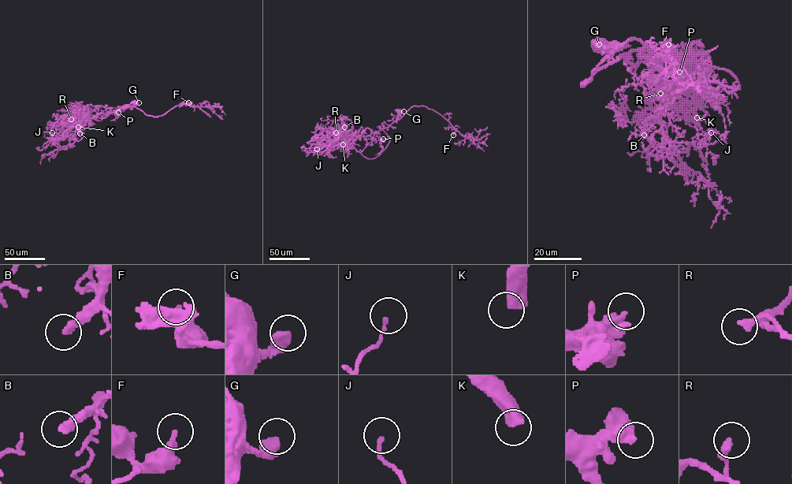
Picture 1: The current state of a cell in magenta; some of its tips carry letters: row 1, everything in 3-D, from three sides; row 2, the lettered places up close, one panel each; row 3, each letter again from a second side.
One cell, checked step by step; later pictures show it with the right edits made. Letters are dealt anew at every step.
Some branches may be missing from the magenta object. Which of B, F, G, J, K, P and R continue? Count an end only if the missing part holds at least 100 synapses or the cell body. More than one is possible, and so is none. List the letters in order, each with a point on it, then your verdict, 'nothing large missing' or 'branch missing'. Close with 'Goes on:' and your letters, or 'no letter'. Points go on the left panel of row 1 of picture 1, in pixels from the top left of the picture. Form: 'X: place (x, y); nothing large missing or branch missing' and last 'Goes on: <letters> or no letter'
B: place (79, 133); branch missing
F: place (188, 102); nothing large missing
G: place (139, 102); nothing large missing
J: place (52, 132); nothing large missing
K: place (78, 127); branch missing
P: place (118, 112); nothing large missing
R: place (71, 119); nothing large missing
Goes on: B, K

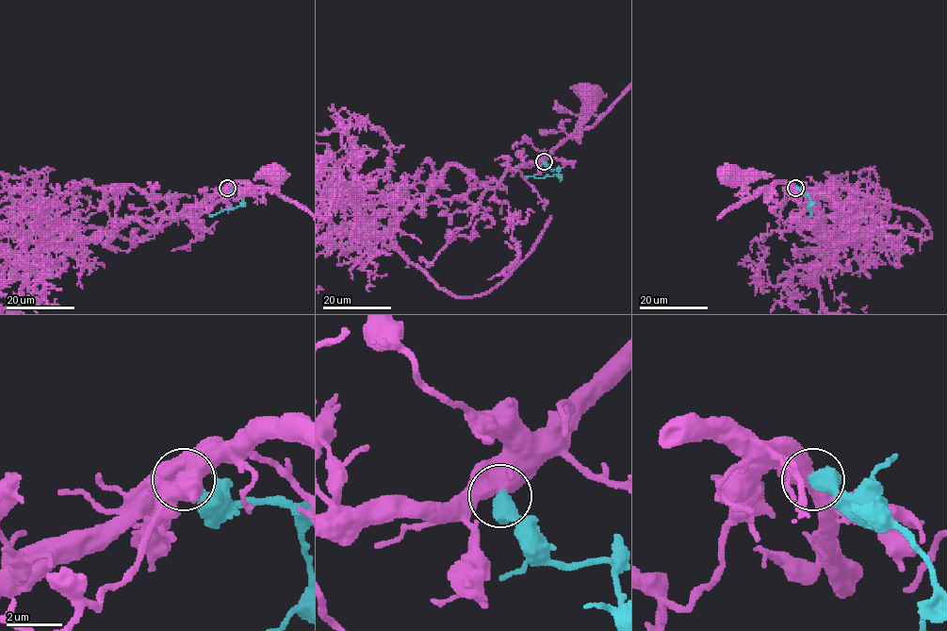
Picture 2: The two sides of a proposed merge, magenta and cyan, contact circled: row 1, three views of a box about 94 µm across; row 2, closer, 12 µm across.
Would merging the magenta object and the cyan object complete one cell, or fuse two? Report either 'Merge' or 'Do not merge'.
Merge

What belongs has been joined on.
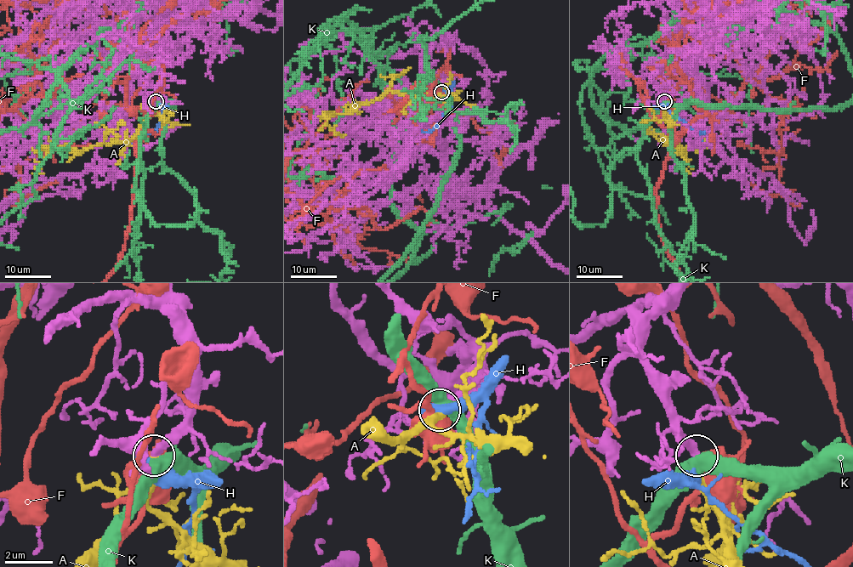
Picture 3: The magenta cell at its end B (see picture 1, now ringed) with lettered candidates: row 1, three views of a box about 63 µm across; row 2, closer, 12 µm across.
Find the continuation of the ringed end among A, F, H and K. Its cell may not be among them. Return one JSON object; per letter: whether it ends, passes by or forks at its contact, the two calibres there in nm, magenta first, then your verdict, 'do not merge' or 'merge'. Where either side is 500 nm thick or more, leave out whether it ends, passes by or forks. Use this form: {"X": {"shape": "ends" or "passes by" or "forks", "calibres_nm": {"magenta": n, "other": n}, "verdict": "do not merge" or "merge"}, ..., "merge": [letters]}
{"A": {"shape": "ends", "calibres_nm": {"magenta": 400, "other": 320}, "verdict": "merge"}, "F": {"calibres_nm": {"magenta": 360, "other": 650}, "verdict": "do not merge"}, "H": {"calibres_nm": {"magenta": 360, "other": 500}, "verdict": "do not merge"}, "K": {"calibres_nm": {"magenta": 360, "other": 500}, "verdict": "do not merge"}, "merge": ["A"]}

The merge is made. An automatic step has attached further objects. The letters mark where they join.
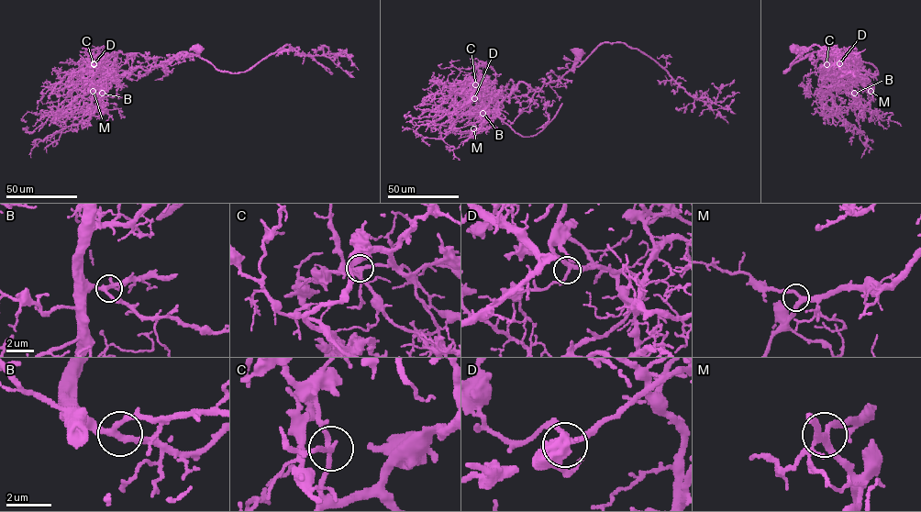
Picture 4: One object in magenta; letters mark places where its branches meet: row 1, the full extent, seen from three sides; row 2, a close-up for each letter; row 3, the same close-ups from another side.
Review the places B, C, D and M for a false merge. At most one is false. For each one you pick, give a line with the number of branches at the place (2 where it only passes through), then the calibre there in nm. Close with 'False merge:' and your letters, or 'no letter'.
C: 3 branches meet; 200 nm thick
False merge: C

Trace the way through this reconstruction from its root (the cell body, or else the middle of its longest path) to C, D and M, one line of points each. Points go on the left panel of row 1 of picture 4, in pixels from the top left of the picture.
C: (197, 48), (201, 58), (181, 51), (149, 71), (137, 67), (119, 77), (110, 77), (106, 69), (94, 64)
D: (197, 48), (201, 58), (181, 51), (149, 71), (137, 67), (129, 74), (103, 72), (99, 59), (94, 63)
M: (197, 48), (201, 58), (181, 51), (149, 71), (137, 67), (129, 74), (107, 72), (110, 83), (93, 91)

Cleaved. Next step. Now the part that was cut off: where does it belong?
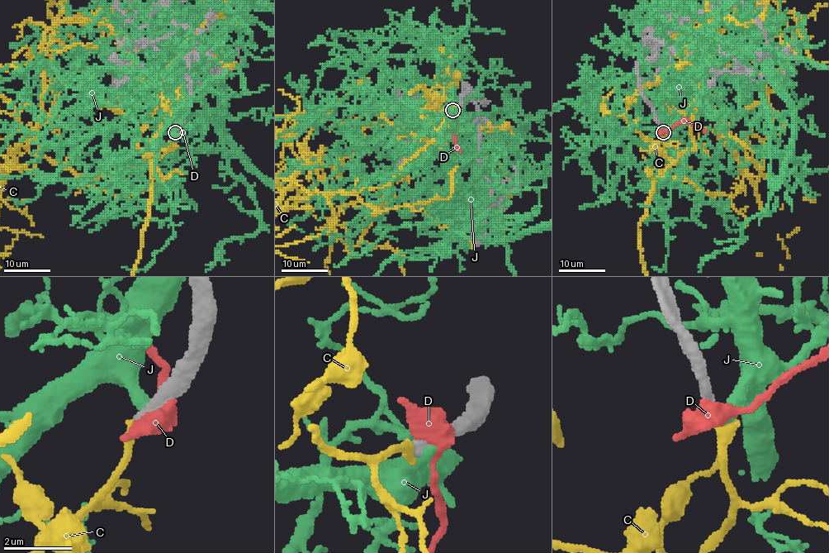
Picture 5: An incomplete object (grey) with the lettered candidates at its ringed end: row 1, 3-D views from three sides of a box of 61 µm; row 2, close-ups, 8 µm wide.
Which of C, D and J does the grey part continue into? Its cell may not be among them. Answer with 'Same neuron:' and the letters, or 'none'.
Same neuron: none

